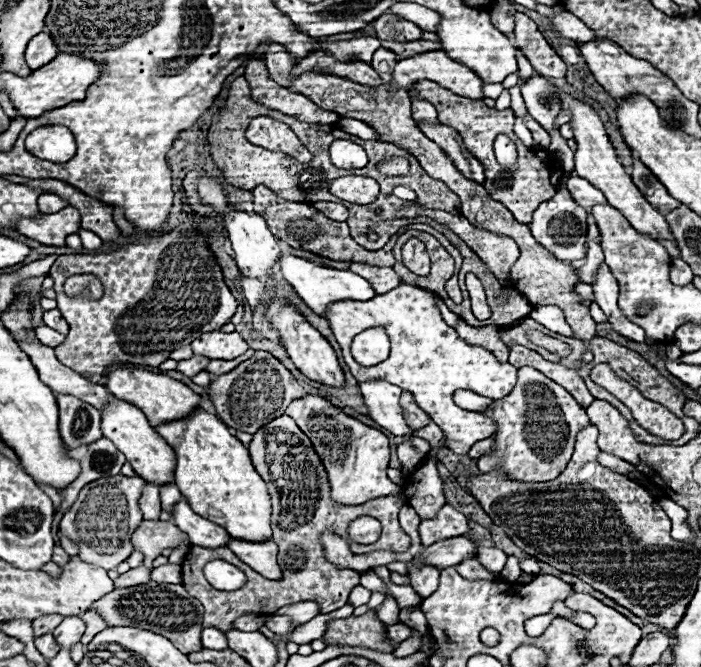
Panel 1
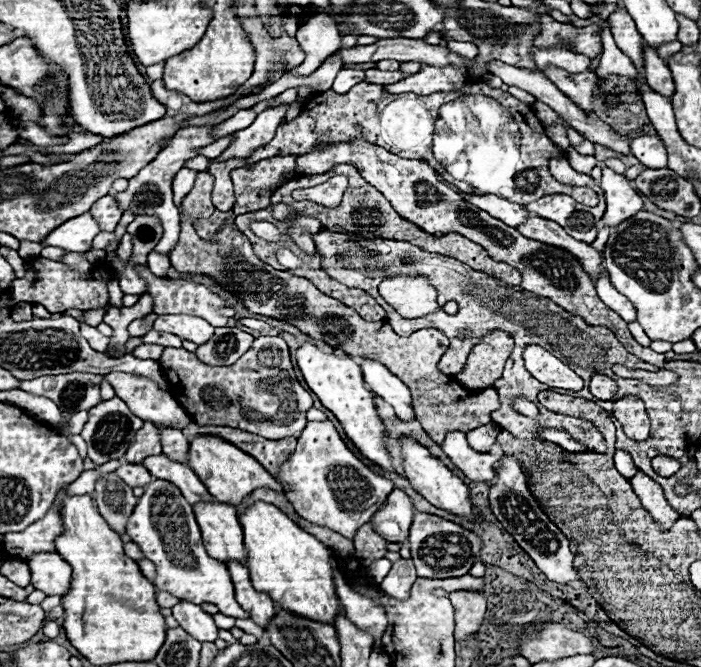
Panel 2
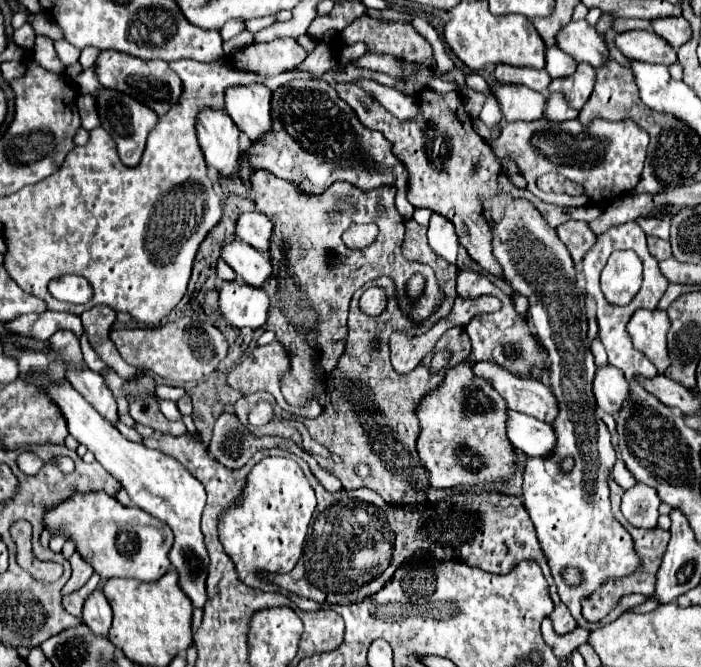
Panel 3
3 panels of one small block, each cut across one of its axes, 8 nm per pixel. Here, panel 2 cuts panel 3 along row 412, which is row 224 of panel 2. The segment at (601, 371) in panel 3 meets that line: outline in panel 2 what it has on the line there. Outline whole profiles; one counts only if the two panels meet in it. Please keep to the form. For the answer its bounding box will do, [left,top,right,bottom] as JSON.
[600,168,642,226]

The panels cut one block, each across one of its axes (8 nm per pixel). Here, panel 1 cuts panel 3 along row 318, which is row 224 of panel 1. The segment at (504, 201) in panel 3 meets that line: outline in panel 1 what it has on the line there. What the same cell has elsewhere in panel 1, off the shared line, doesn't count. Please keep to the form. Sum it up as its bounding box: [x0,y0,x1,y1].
[530,172,586,262]

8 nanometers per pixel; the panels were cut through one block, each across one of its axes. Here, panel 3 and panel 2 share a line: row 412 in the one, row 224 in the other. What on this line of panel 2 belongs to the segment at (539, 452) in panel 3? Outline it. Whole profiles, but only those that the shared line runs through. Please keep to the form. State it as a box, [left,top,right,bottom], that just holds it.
[462,194,530,226]

